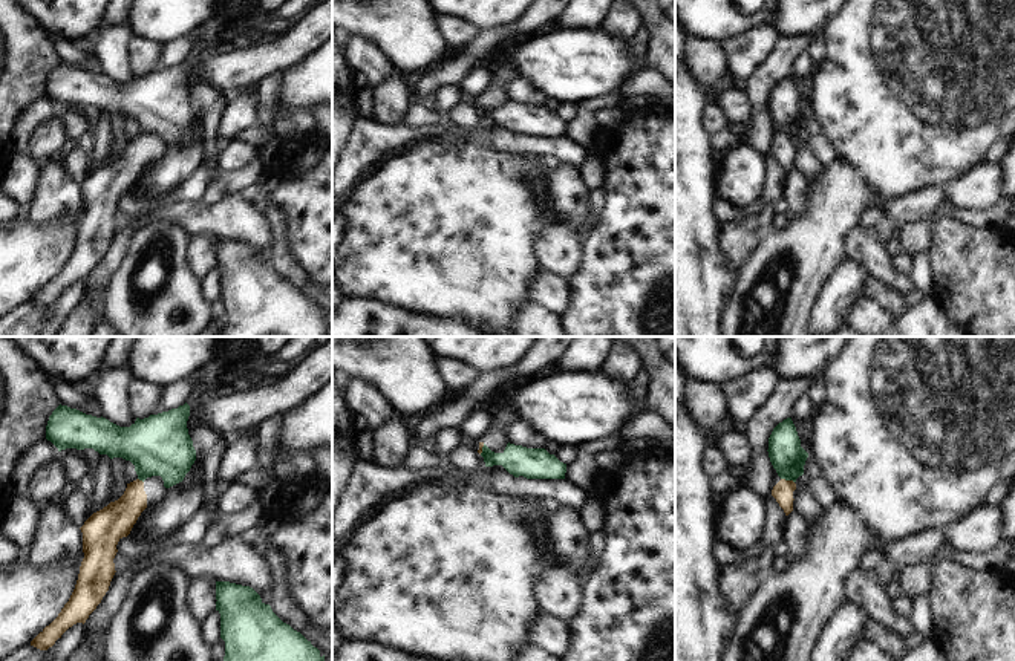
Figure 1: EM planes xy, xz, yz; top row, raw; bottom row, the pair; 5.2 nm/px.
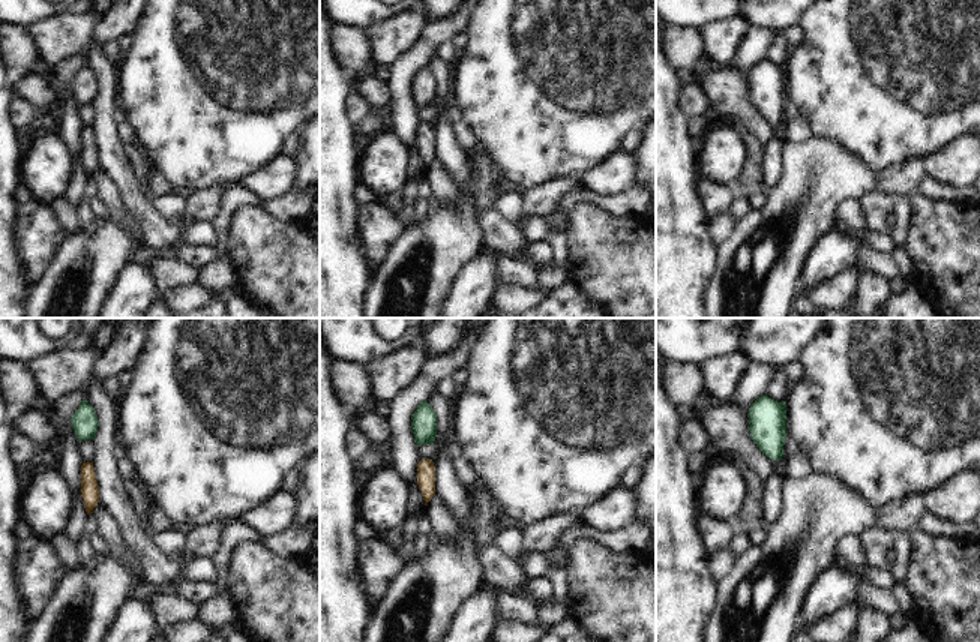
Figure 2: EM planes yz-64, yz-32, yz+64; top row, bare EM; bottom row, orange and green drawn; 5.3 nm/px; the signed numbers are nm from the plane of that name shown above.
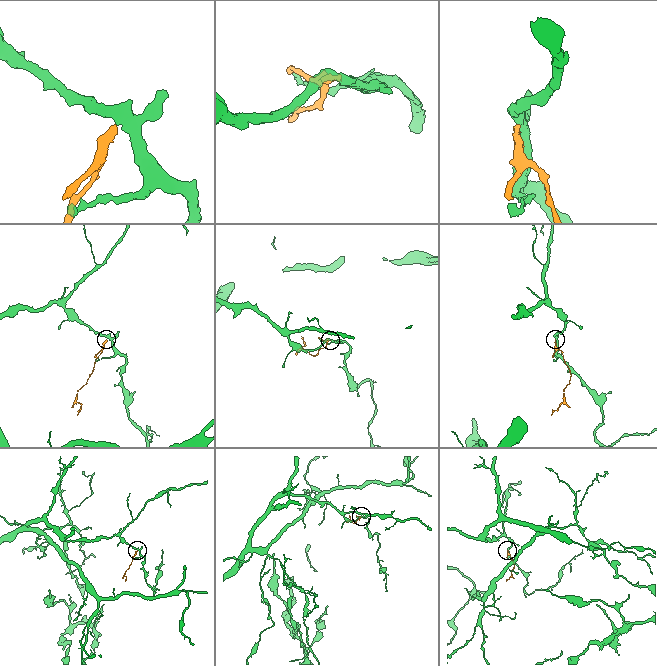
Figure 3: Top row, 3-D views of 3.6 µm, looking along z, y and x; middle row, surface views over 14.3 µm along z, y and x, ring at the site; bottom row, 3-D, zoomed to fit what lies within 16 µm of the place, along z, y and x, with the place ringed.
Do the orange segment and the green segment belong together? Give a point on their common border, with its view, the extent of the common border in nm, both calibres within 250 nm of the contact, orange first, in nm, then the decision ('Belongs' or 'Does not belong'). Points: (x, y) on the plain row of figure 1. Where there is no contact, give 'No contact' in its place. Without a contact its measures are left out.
Touches orange at yz (787, 138). Shared border 80 nm. Thickness 110 nm (orange) against 180 nm. Does not belong.

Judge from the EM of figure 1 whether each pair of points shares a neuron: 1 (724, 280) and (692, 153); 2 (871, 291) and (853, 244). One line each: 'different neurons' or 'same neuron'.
1: same neuron
2: different neurons

